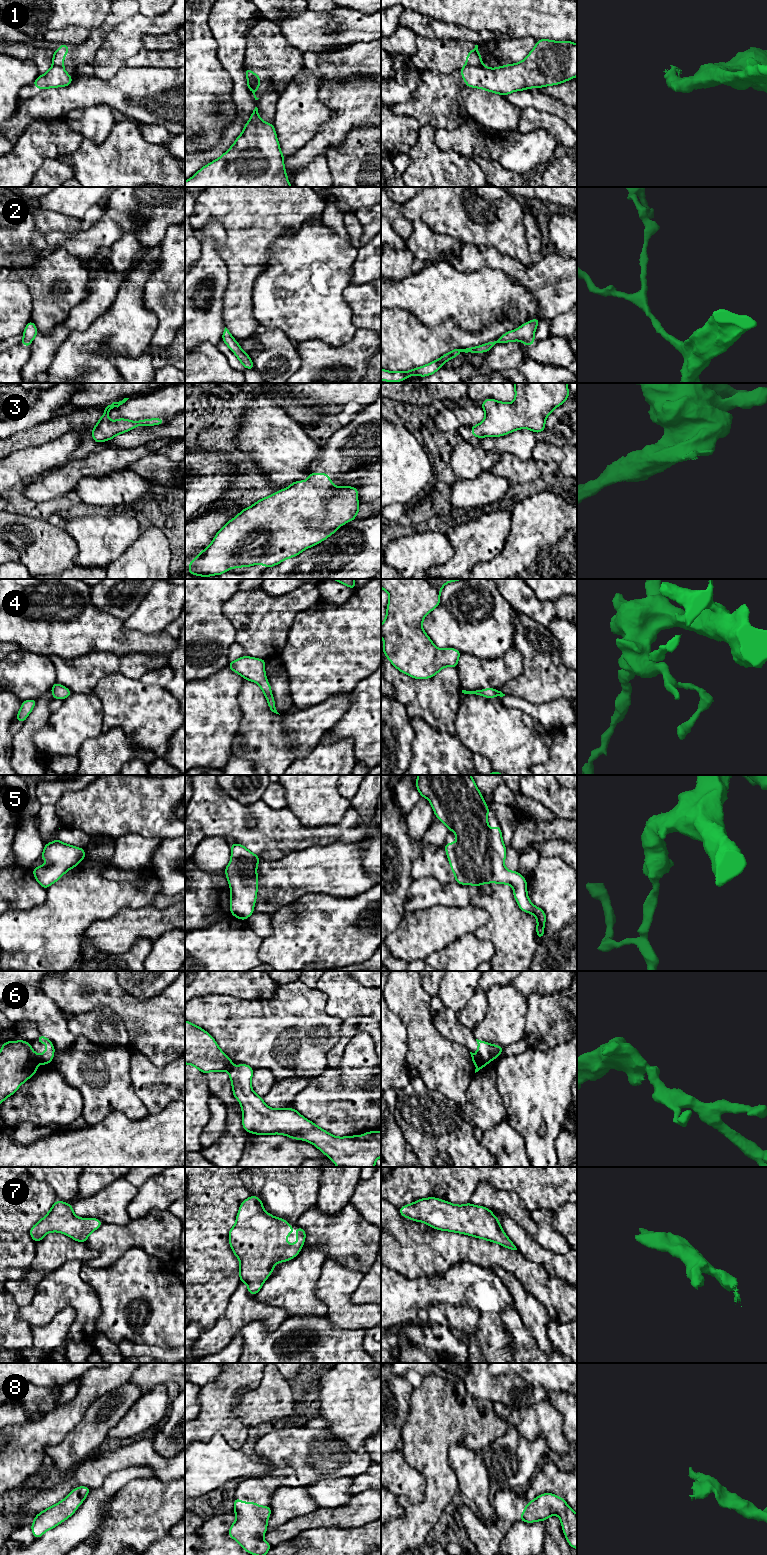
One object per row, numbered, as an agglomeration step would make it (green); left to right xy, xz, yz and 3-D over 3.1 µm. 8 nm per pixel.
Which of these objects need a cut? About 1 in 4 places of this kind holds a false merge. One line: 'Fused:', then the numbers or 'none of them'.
Fused: 1, 6

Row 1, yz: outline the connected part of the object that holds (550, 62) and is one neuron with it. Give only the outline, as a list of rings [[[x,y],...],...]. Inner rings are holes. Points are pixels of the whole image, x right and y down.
[[[539,39],[523,61],[498,68],[468,66],[461,70],[461,76],[468,87],[483,89],[502,96],[528,88],[558,85],[577,76],[577,44],[571,41]]]

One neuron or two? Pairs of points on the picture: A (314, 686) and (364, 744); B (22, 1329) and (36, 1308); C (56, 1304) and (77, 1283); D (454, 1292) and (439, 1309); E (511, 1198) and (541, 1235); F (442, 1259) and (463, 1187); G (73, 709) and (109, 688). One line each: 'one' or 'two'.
A: two
B: two
C: one
D: two
E: one
F: two
G: two

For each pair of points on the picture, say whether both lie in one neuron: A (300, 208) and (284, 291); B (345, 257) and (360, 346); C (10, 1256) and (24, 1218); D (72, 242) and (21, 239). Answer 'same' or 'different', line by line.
A: different
B: different
C: same
D: same

